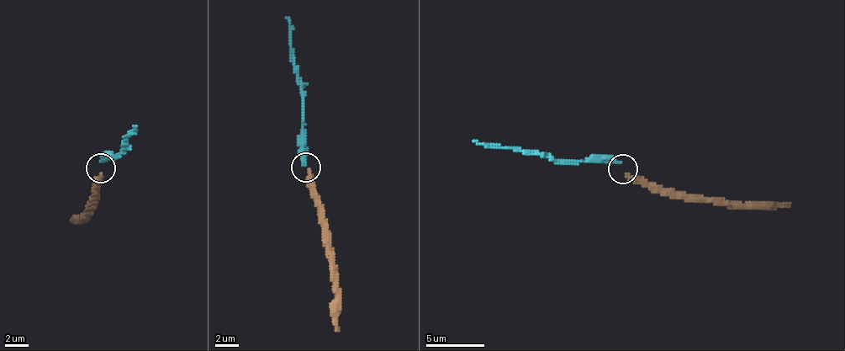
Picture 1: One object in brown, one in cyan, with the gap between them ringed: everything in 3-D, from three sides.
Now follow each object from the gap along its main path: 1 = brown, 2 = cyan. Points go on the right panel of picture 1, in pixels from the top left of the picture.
1: (626, 174), (715, 201), (783, 206), (790, 203)
2: (620, 162), (549, 160), (473, 140)

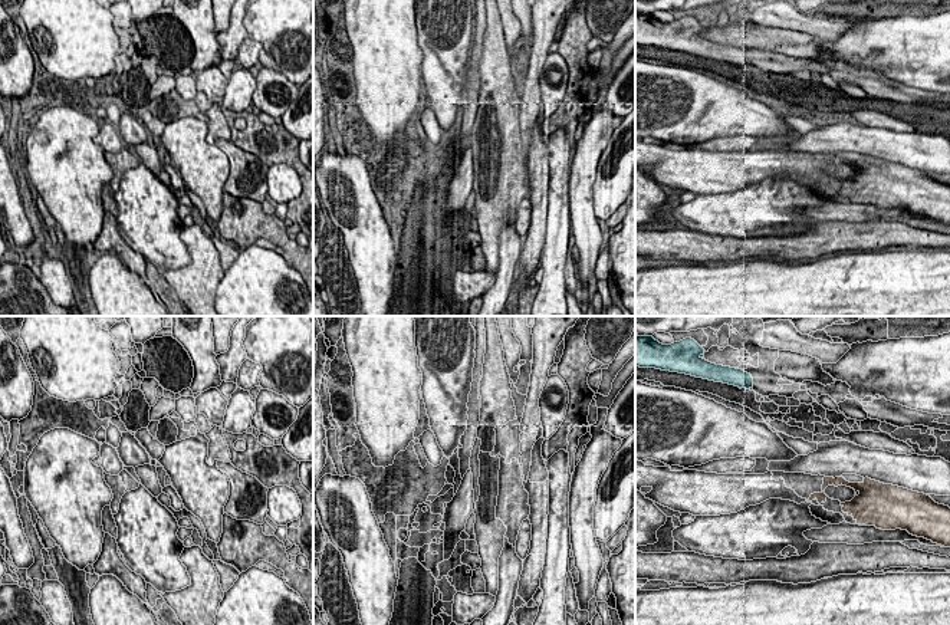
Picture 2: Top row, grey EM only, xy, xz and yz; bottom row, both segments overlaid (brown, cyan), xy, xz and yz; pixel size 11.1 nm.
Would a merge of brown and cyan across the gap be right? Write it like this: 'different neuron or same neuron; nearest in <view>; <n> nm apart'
different neuron; nearest in yz; 1300 nm apart

